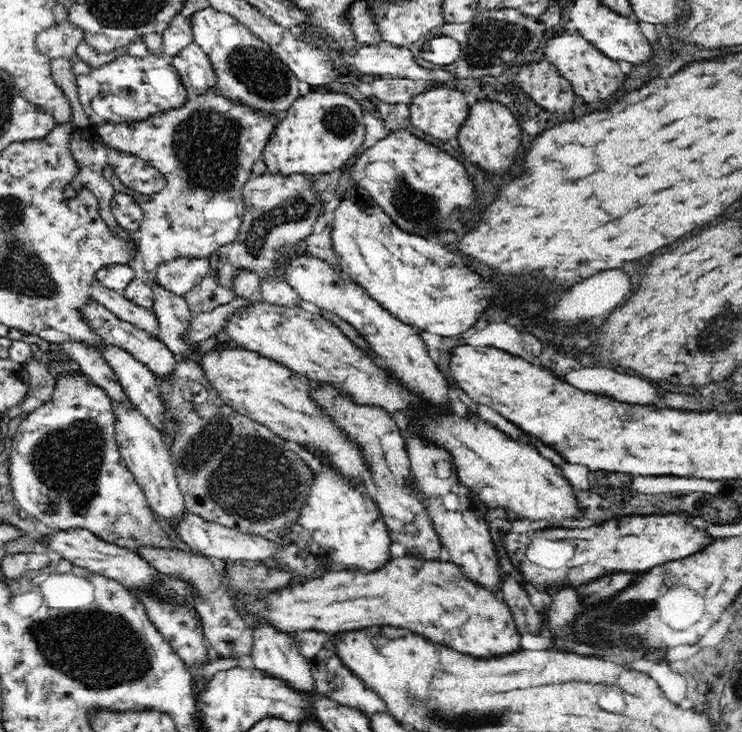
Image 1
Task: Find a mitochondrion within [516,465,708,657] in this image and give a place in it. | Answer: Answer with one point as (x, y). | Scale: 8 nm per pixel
(634, 612)

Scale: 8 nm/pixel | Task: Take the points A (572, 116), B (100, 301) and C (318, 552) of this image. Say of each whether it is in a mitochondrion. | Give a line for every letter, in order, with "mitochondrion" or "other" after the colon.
A: other
B: other
C: other

